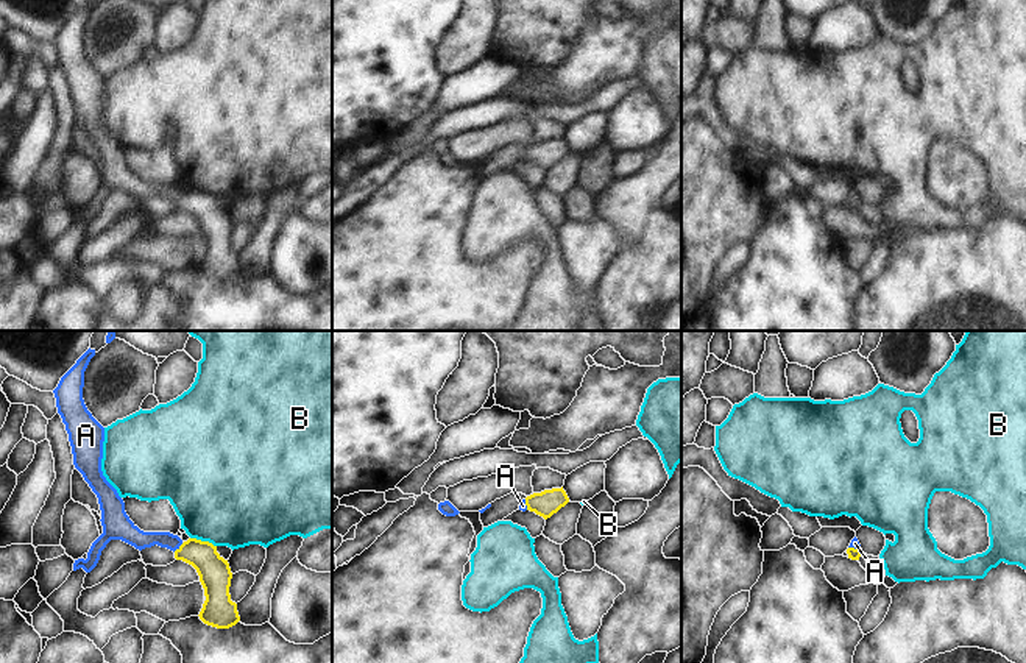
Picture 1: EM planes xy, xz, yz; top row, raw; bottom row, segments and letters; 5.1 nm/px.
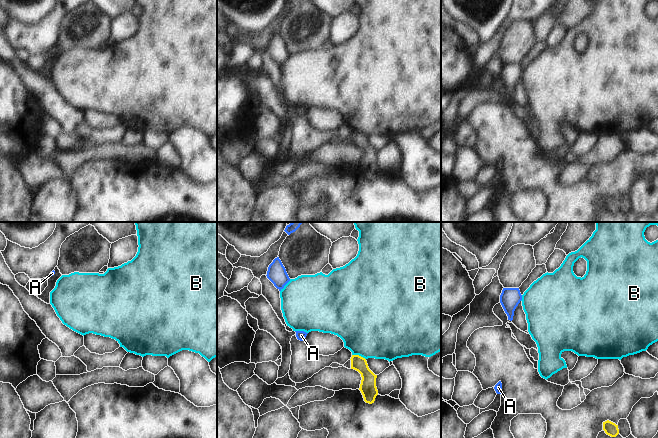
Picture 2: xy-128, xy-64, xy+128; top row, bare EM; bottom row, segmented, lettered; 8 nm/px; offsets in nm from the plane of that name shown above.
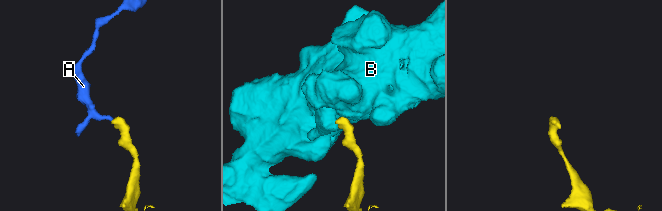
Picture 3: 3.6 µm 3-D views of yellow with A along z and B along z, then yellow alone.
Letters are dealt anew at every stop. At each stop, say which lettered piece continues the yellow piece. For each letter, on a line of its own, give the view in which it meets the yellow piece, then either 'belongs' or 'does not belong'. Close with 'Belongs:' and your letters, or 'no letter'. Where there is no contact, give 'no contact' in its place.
A: xy | belongs
B: xy | does not belong
Belongs: A

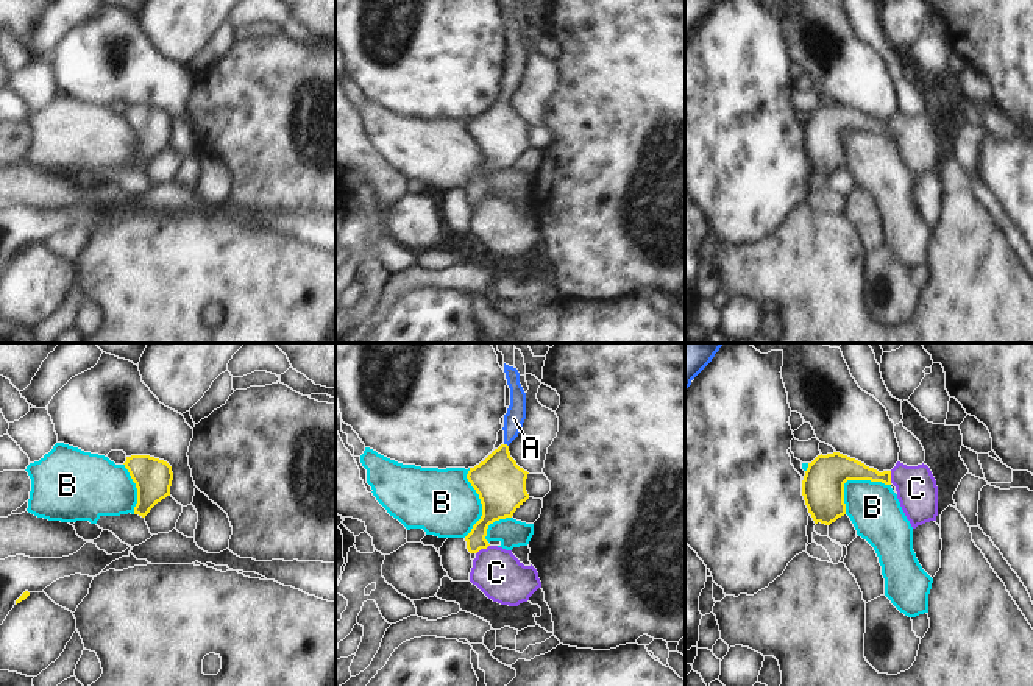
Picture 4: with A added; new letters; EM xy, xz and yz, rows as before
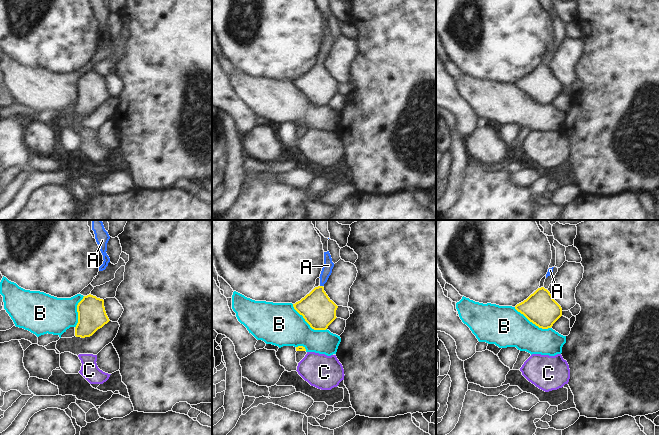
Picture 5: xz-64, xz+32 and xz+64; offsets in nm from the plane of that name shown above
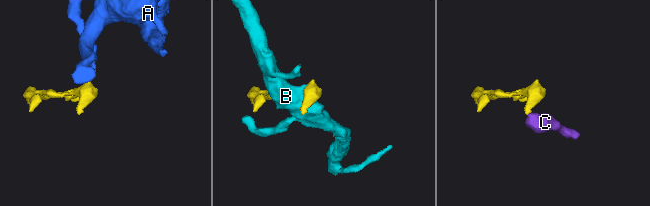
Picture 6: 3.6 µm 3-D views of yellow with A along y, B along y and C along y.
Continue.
A: xz | belongs
B: yz | does not belong
C: xz | belongs
Belongs: A, C

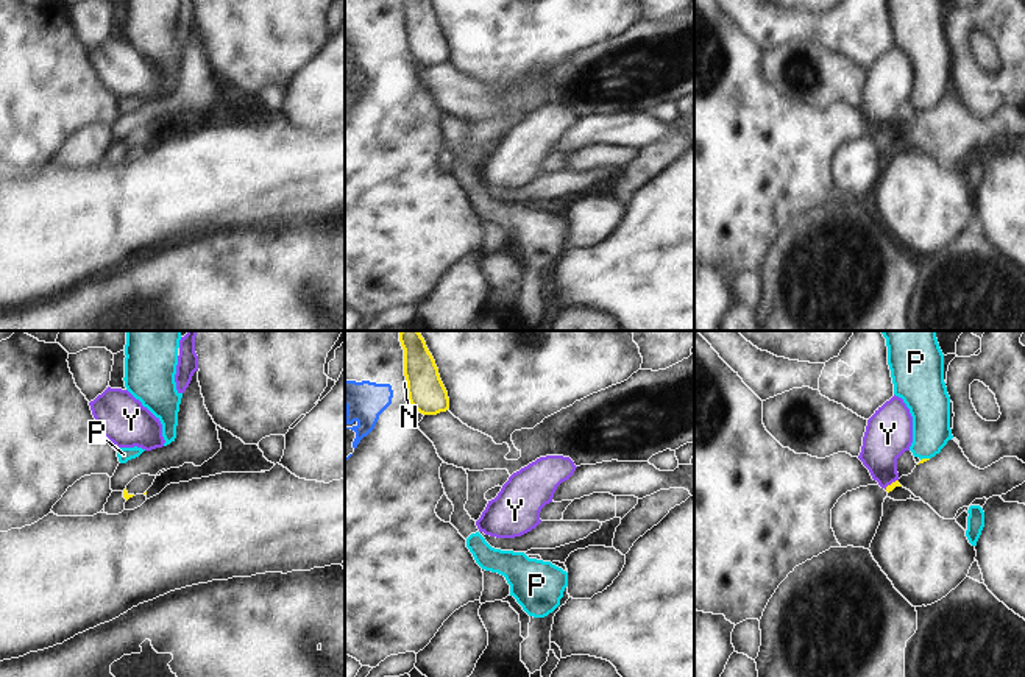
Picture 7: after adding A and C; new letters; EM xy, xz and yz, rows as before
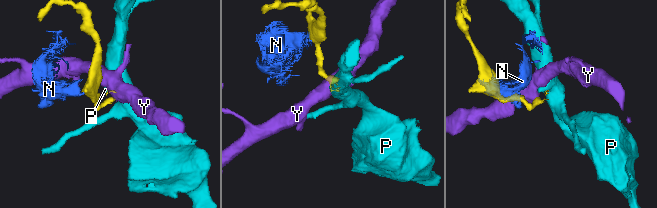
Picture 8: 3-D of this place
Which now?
N: xz | does not belong
P: yz | does not belong
Y: yz | does not belong
Belongs: no letter

